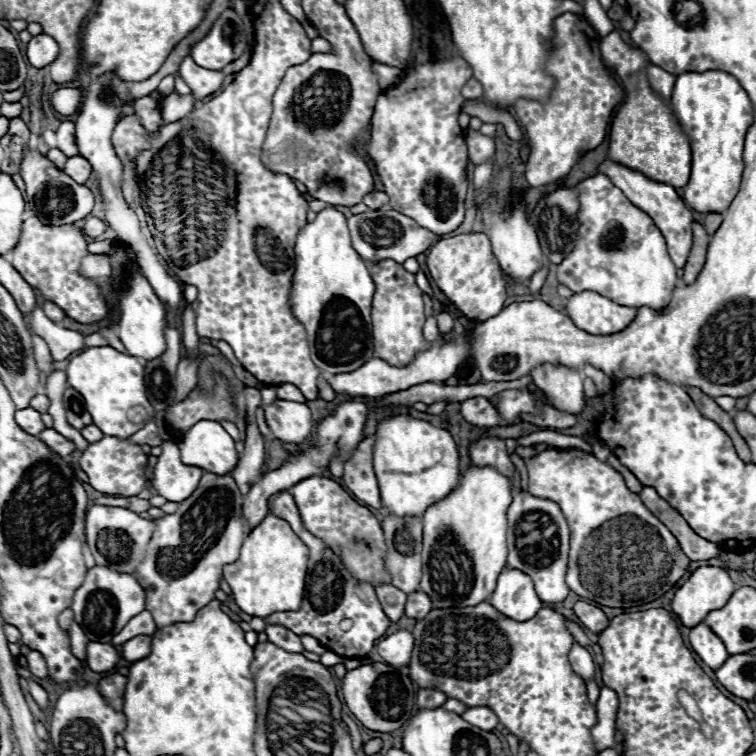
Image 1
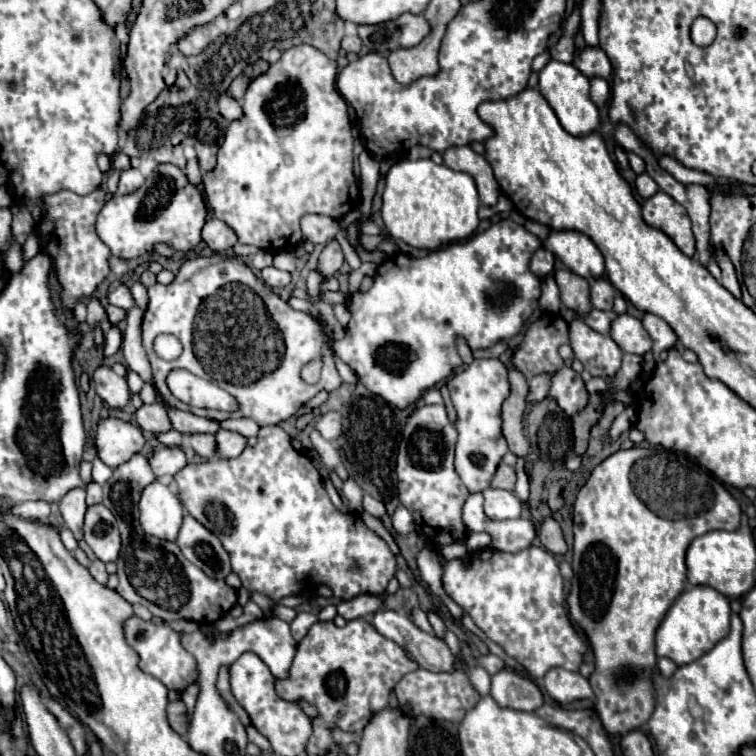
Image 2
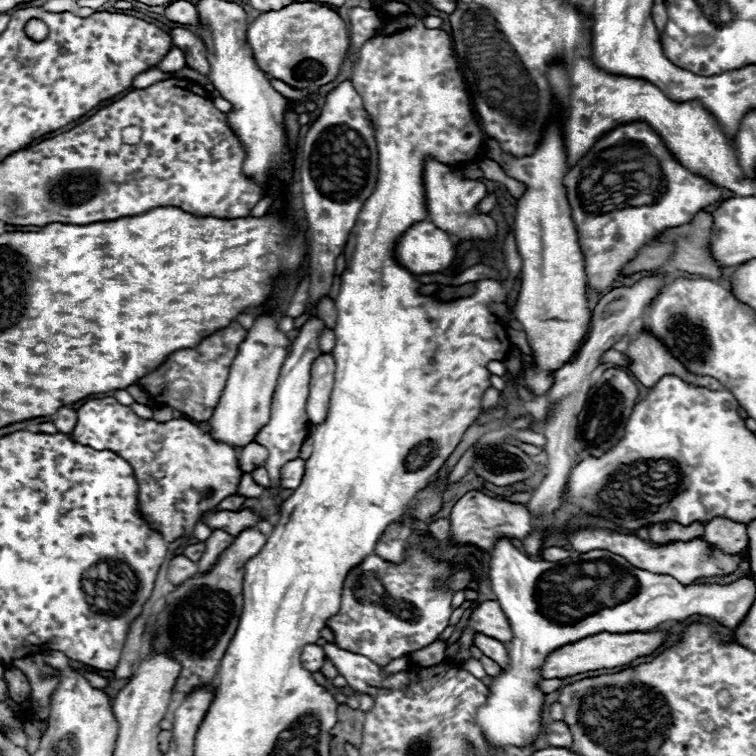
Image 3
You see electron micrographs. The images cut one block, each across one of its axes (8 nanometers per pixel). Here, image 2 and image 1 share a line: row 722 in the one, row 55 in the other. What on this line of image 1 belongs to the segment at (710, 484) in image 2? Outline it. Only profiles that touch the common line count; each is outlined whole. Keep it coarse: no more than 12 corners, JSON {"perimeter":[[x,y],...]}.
{"perimeter":[[616,30],[604,64],[626,90],[610,128],[610,160],[684,188],[690,146],[652,92],[640,48]]}

